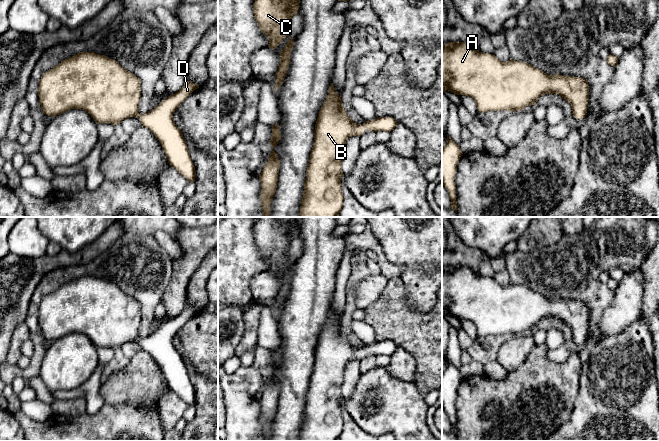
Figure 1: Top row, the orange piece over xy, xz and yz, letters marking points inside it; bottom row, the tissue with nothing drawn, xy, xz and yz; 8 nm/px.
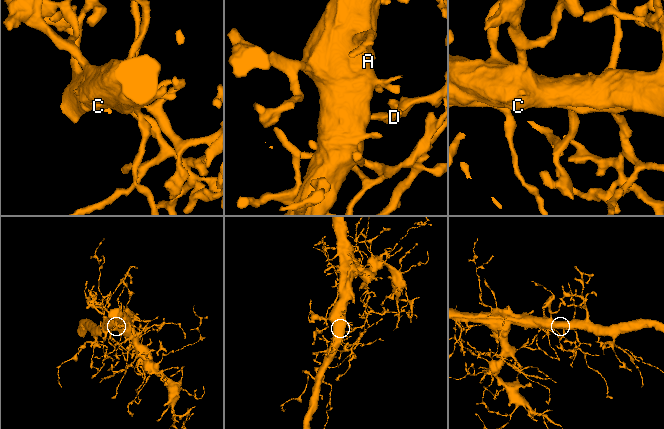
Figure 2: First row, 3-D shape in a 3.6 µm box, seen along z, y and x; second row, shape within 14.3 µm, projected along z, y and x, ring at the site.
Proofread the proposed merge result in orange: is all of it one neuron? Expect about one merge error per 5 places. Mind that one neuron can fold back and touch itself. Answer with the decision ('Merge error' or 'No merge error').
No merge error

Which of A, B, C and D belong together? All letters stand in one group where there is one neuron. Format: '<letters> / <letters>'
A B C D

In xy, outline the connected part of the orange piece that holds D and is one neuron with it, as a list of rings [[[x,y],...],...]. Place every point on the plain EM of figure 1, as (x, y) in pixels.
[[[80,276],[63,284],[46,295],[39,305],[39,326],[44,338],[55,341],[70,333],[83,333],[99,347],[116,349],[130,341],[138,341],[142,350],[148,352],[160,365],[168,387],[188,406],[195,406],[195,390],[182,355],[173,344],[173,338],[182,326],[199,310],[190,305],[177,317],[168,320],[157,331],[145,338],[139,337],[141,306],[139,302],[122,291],[114,283],[93,276]]]

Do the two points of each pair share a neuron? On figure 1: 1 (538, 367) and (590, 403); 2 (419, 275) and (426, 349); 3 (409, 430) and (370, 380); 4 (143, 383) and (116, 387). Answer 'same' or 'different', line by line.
1: different
2: different
3: same
4: same

